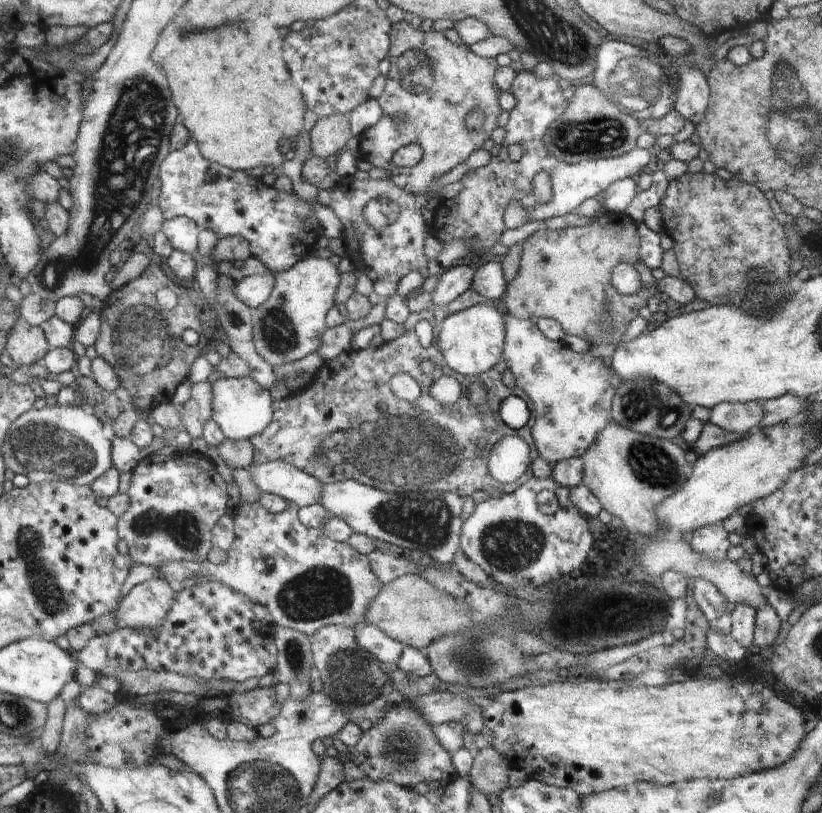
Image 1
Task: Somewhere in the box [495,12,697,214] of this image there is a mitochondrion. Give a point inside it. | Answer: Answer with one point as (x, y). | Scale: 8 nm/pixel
(641, 81)

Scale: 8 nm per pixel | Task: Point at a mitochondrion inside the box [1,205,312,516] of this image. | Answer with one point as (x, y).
(146, 339)

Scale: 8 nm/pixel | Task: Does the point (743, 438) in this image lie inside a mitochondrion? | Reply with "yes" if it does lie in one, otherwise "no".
no

